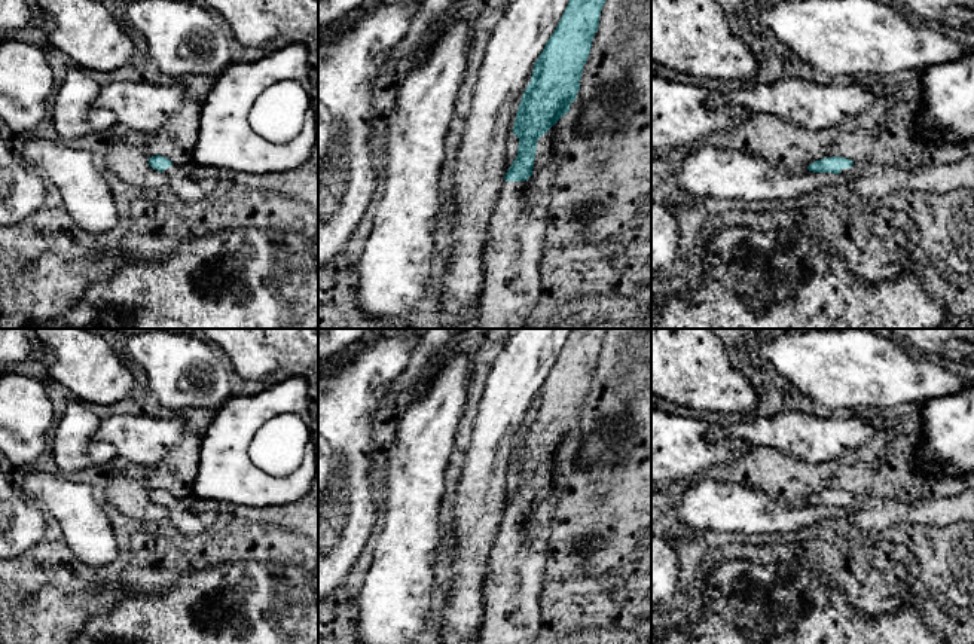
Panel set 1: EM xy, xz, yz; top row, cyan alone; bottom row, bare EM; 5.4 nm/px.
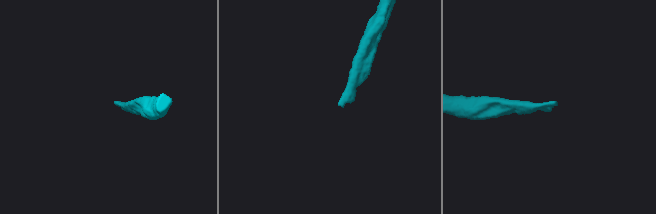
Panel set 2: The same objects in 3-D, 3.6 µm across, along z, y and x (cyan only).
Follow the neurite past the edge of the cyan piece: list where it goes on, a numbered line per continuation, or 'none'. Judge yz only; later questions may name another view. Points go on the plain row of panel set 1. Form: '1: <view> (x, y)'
1: yz (872, 515)

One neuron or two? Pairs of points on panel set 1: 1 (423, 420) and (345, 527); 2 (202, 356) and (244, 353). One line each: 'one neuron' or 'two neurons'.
1: two neurons
2: two neurons

